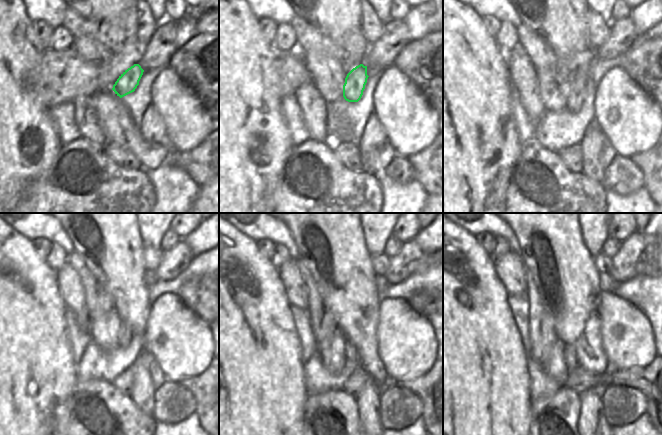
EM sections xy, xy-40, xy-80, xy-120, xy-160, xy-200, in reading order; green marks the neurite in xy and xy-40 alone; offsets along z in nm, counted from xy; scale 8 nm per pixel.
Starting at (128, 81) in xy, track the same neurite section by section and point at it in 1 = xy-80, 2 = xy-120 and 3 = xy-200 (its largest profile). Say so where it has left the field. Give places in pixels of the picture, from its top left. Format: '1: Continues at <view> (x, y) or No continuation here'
1: Continues at xy-80 (578, 88)
2: Continues at xy-120 (125, 333)
3: Continues at xy-200 (570, 356)

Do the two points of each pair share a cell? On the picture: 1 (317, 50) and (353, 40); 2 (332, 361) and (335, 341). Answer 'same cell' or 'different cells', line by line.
1: same cell
2: same cell

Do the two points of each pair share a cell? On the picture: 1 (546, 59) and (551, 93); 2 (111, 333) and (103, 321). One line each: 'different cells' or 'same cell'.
1: same cell
2: same cell

